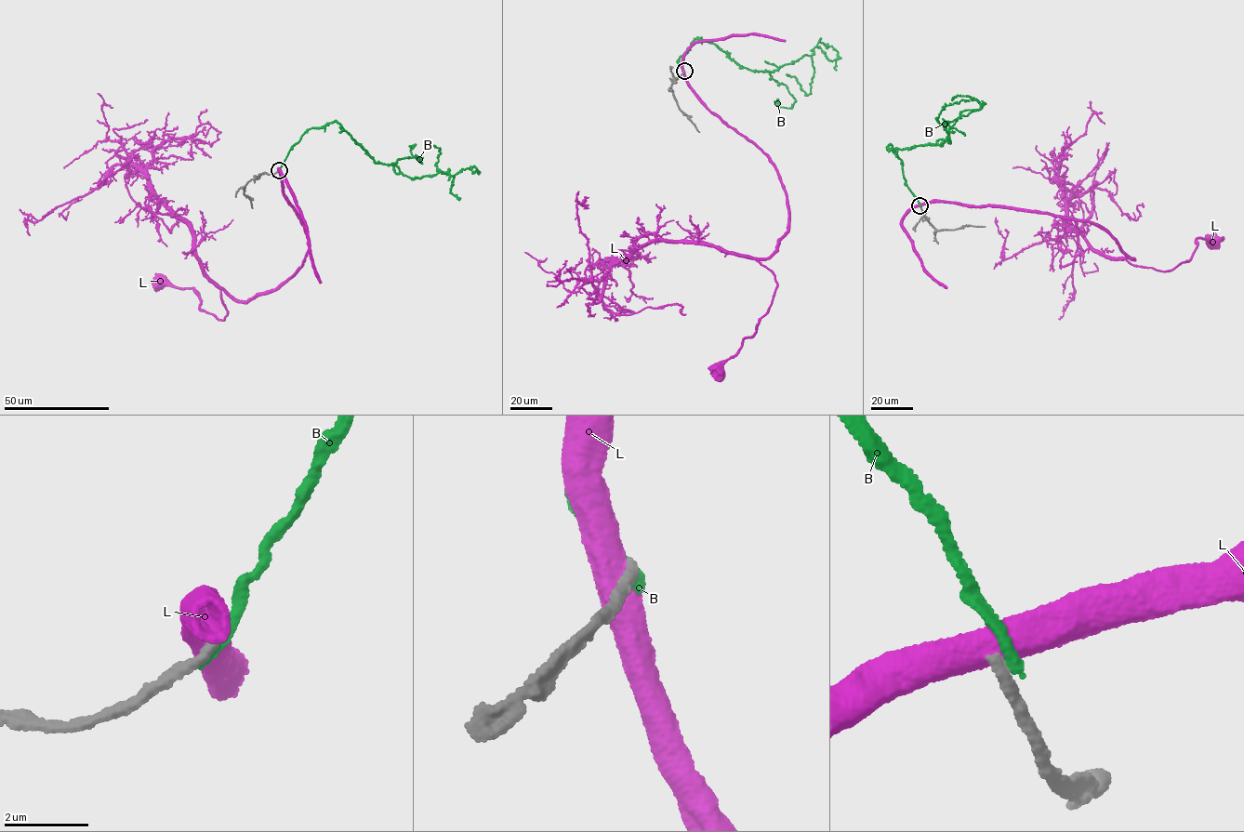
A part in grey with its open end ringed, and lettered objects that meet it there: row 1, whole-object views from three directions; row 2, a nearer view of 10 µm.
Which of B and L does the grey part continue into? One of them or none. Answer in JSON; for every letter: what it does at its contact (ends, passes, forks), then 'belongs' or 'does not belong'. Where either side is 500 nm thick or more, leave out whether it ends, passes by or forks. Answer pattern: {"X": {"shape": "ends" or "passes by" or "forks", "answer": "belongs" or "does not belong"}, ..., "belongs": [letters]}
{"B": {"shape": "ends", "answer": "does not belong"}, "L": {"answer": "does not belong"}, "belongs": []}

